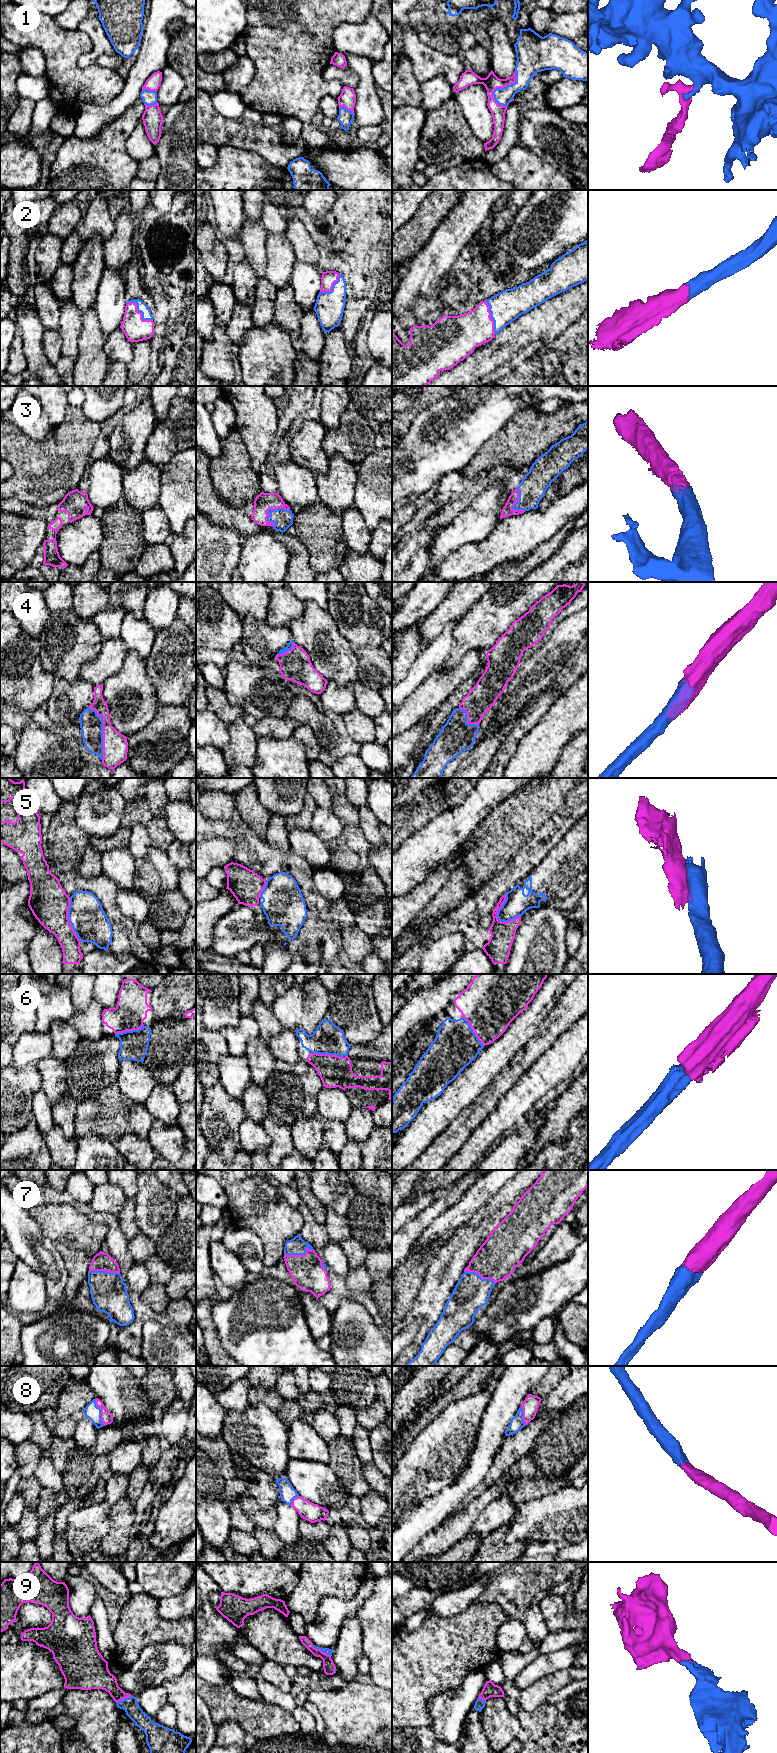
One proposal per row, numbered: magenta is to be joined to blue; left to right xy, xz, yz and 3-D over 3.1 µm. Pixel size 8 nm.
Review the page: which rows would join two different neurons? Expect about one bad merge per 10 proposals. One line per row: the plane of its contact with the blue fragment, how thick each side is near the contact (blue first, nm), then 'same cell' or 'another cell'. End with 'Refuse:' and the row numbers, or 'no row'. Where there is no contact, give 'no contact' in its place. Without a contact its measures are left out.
1: meets blue in yz; 170 nm thick on the blue side, 120 nm on the other; same cell
2: meets blue in xy; 80 nm thick on the blue side, 200 nm on the other; same cell
3: meets blue in xz; 160 nm thick on the blue side, 150 nm on the other; same cell
4: meets blue in xy; 180 nm thick on the blue side, 200 nm on the other; same cell
5: meets blue in yz; 190 nm thick on the blue side, 190 nm on the other; another cell
6: meets blue in xz; 240 nm thick on the blue side, 260 nm on the other; same cell
7: meets blue in xz; 140 nm thick on the blue side, 260 nm on the other; same cell
8: meets blue in xy; 120 nm thick on the blue side, 90 nm on the other; same cell
9: meets blue in xz; 50 nm thick on the blue side, 100 nm on the other; same cell
Refuse: 5

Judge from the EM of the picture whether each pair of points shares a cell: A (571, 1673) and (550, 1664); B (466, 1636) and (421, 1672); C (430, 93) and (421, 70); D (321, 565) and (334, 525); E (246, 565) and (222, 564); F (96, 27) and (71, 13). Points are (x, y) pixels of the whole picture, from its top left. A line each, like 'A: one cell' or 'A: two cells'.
A: two cells
B: one cell
C: two cells
D: one cell
E: two cells
F: two cells

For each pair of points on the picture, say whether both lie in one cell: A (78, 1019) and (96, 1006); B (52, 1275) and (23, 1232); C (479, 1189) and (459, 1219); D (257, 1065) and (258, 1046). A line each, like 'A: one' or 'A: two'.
A: one
B: one
C: one
D: one

